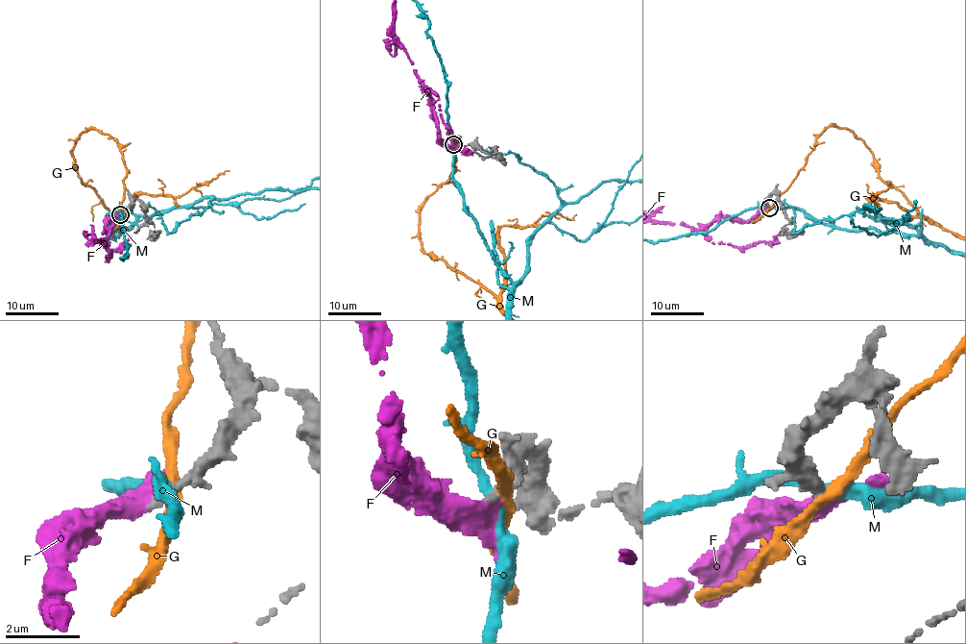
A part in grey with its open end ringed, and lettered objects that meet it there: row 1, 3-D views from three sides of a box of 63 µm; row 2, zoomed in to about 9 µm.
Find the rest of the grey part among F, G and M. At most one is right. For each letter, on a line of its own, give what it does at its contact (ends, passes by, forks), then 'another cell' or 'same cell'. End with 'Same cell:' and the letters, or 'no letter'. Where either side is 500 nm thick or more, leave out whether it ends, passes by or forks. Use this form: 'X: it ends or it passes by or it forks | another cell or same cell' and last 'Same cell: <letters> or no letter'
F: it passes by | same cell
G: it passes by | another cell
M: it passes by | another cell
Same cell: F

